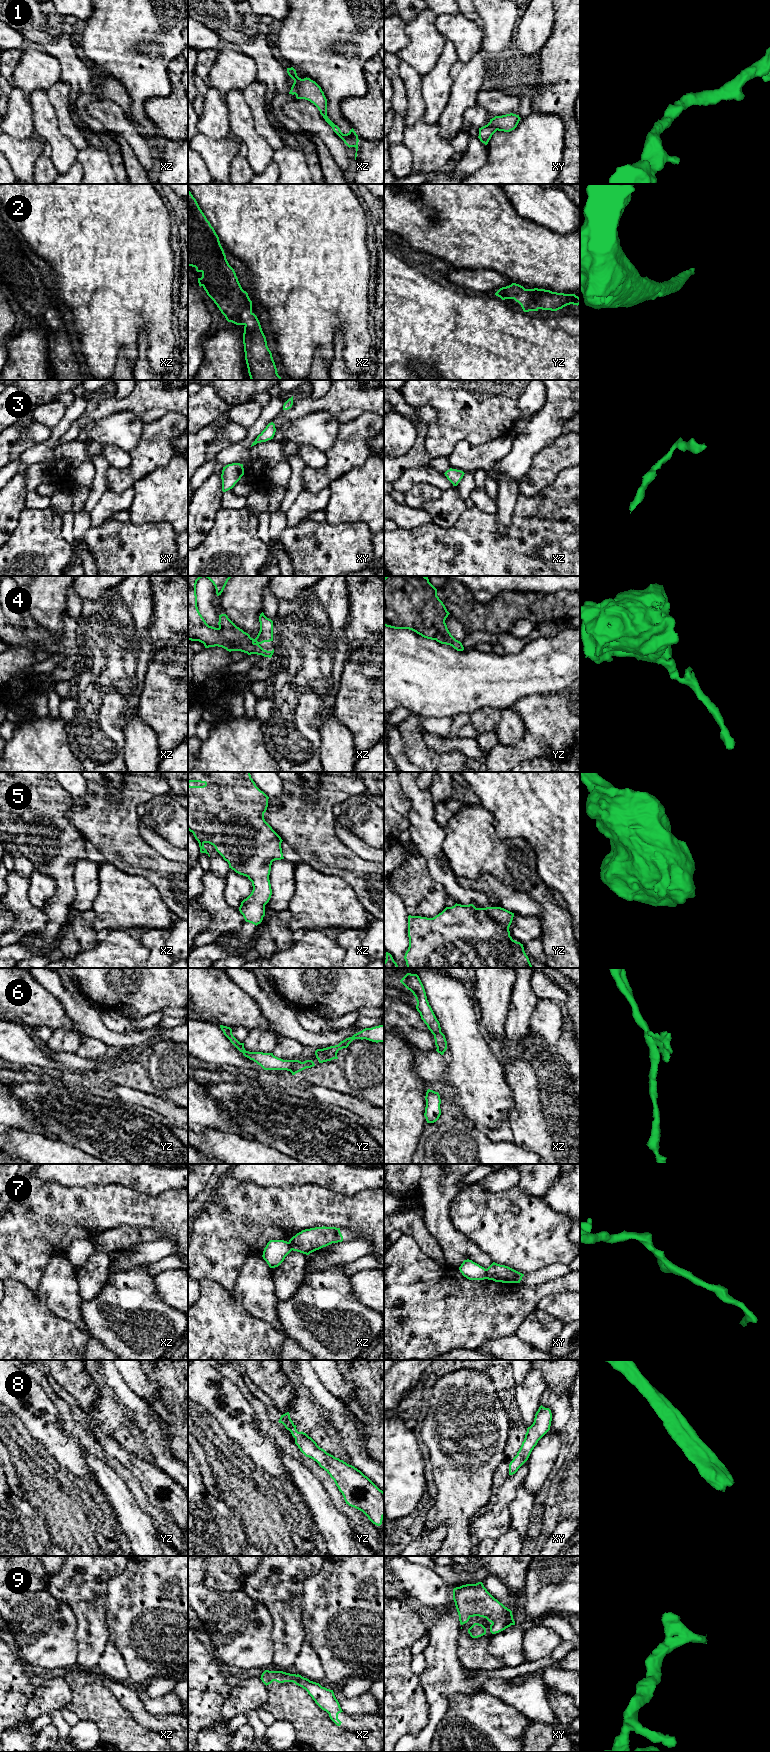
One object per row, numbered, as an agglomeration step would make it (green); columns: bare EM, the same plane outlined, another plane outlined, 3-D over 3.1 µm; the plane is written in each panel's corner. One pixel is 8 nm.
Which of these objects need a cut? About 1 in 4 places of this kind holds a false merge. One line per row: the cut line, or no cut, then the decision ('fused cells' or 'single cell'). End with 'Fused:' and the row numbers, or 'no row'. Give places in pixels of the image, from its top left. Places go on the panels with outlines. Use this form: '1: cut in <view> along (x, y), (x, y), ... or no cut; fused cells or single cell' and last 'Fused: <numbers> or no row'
1: no cut; single cell
2: no cut; single cell
3: no cut; single cell
4: no cut; single cell
5: no cut; single cell
6: no cut; single cell
7: cut in xy along (485, 1269), (486, 1278); fused cells
8: no cut; single cell
9: no cut; single cell
Fused: 7

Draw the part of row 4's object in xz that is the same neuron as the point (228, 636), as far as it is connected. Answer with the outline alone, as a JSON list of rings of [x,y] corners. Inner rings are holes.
[[[188,576],[188,640],[199,641],[205,648],[222,647],[227,651],[241,651],[248,655],[257,654],[271,658],[272,651],[264,650],[260,645],[273,641],[273,621],[262,612],[259,616],[260,631],[255,639],[237,627],[226,614],[219,615],[218,628],[209,626],[197,607],[196,584],[202,578],[208,578],[221,595],[231,576]]]

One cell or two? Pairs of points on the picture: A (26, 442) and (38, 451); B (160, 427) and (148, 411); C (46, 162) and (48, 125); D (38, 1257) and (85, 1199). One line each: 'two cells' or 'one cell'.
A: two cells
B: two cells
C: two cells
D: one cell

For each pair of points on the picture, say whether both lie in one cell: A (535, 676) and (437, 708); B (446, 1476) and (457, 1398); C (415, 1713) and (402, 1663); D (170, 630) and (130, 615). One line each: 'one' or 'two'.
A: one
B: one
C: one
D: two

